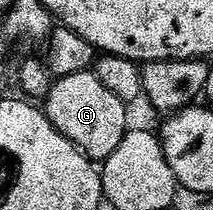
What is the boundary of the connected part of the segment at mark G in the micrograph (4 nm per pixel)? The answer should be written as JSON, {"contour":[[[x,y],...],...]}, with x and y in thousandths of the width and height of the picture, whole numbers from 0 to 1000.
{"contour":[[[423,333],[268,376],[207,471],[207,538],[263,629],[282,629],[446,781],[498,771],[507,743],[563,705],[563,667],[582,667],[601,614],[592,524],[596,490],[559,476],[531,438],[507,438],[507,419],[488,419]]]}

